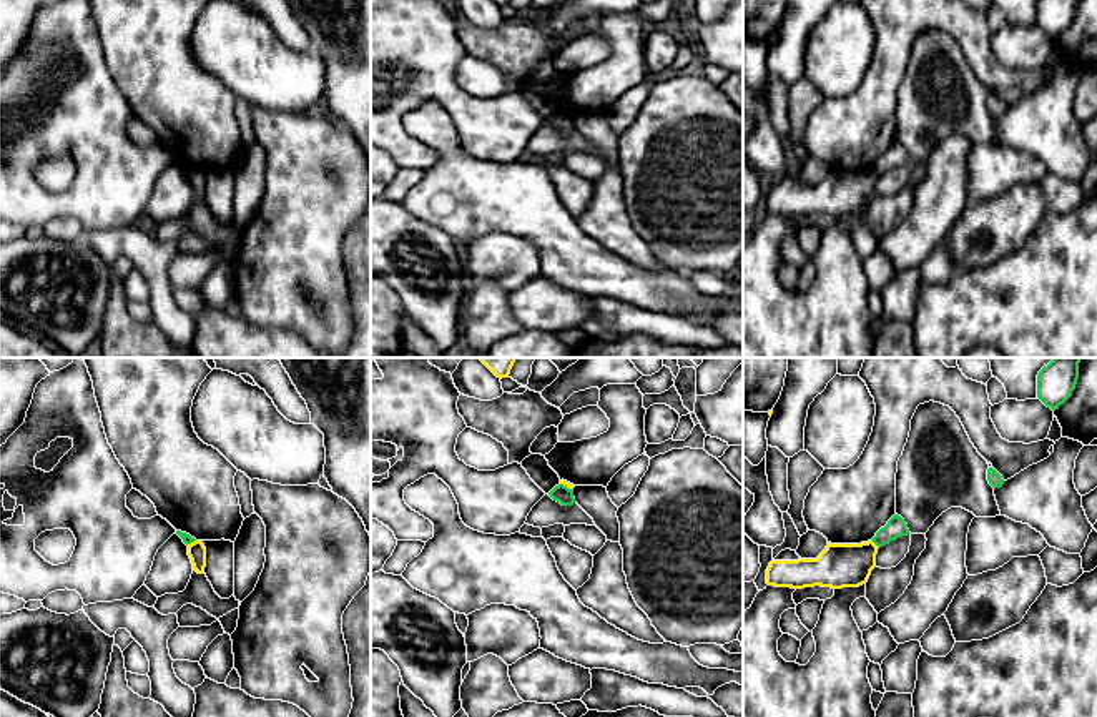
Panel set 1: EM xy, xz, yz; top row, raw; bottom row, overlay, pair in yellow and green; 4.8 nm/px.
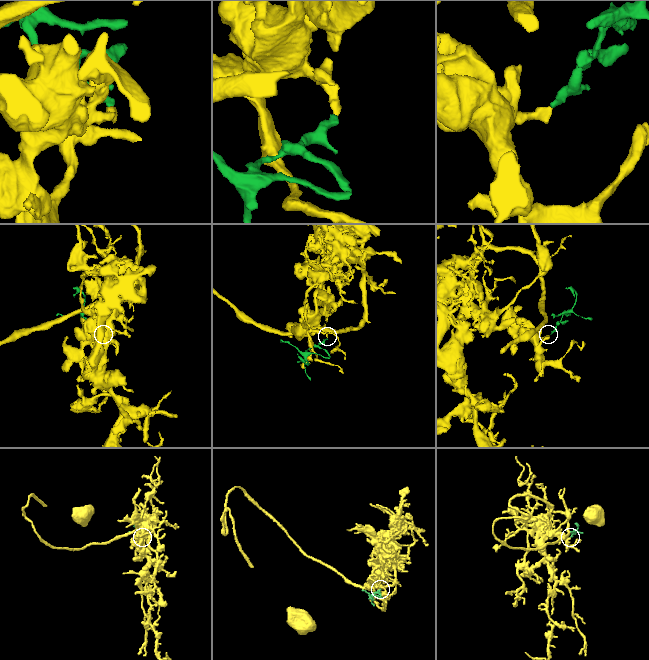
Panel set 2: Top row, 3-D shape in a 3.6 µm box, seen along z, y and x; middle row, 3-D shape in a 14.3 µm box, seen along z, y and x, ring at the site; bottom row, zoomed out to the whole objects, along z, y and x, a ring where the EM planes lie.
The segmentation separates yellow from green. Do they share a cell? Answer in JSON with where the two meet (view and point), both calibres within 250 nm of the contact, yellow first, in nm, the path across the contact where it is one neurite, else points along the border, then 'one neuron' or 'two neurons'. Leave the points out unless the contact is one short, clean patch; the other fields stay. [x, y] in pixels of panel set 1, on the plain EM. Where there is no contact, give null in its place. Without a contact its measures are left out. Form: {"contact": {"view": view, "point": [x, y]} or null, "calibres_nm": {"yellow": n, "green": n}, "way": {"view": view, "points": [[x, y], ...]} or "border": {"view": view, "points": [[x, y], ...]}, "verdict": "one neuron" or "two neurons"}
{"contact": {"view": "yz", "point": [875, 172]}, "calibres_nm": {"yellow": 220, "green": 100}, "border": {"view": "yz", "points": [[871, 167], [878, 175]]}, "verdict": "two neurons"}

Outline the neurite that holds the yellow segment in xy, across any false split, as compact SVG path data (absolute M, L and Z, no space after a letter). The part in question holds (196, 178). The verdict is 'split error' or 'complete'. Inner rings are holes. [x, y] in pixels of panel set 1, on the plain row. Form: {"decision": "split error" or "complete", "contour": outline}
{"decision": "complete", "contour": "M194 168L188 171L188 183L191 186L193 198L203 201L206 195L206 175L203 168Z"}

